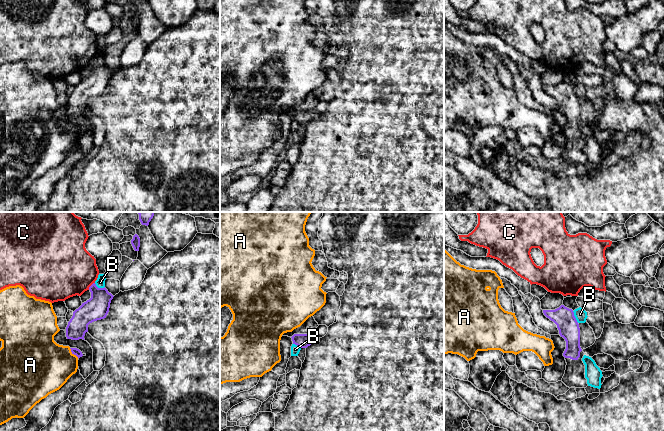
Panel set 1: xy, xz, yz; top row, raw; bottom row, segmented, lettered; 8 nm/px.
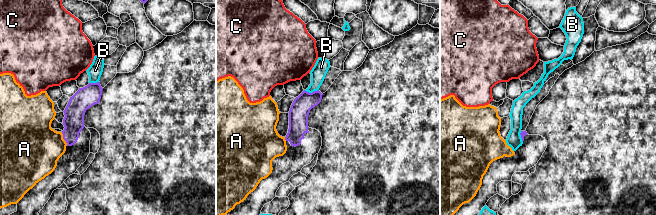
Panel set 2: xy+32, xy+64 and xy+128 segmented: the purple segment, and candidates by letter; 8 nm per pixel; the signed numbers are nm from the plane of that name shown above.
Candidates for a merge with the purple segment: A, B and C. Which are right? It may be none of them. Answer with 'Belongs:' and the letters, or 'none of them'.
Belongs: none of them

